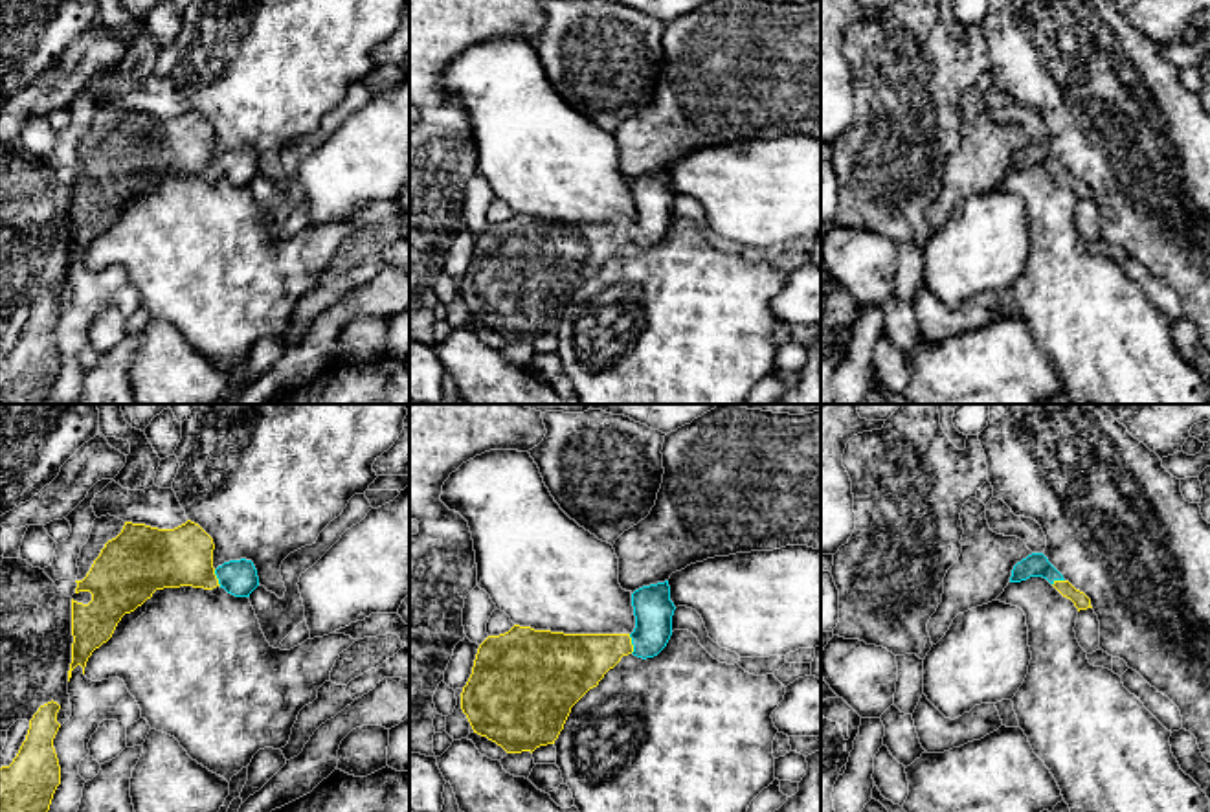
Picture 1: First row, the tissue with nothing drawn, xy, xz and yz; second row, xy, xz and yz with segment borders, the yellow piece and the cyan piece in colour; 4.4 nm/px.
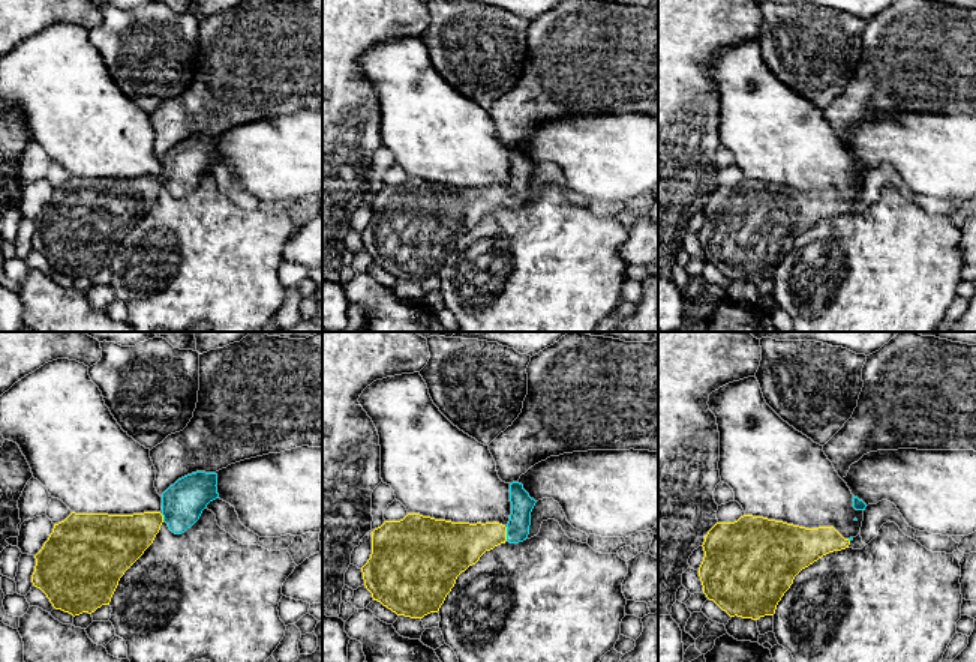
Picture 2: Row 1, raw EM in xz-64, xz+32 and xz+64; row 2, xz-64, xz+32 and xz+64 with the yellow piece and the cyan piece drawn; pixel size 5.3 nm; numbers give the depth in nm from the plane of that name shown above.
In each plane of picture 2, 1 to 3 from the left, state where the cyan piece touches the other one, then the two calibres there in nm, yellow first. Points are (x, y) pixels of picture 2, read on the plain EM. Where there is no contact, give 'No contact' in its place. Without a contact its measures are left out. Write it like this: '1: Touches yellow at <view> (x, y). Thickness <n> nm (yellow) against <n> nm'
1: Touches yellow at xz-64 (162, 180). Thickness 280 nm (yellow) against 220 nm
2: Touches yellow at xz+32 (505, 197). Thickness 240 nm (yellow) against 130 nm
3: No contact

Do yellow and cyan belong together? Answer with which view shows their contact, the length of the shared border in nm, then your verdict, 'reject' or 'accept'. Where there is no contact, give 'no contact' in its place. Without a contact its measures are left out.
meets yellow in xz; contact 90 nm long; accept

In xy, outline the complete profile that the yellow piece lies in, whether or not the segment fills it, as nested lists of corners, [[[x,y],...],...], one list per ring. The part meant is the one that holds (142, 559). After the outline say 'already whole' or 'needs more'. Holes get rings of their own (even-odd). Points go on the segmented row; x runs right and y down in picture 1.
[[[191,520],[174,529],[158,529],[145,524],[125,522],[121,533],[105,544],[86,577],[75,581],[75,593],[90,592],[92,601],[83,604],[72,599],[73,643],[68,682],[77,665],[83,667],[84,674],[88,658],[112,637],[121,617],[141,606],[156,590],[180,586],[213,590],[220,586],[235,597],[250,597],[259,586],[253,562],[246,558],[230,560],[215,570],[213,549],[213,538]]] | needs more

